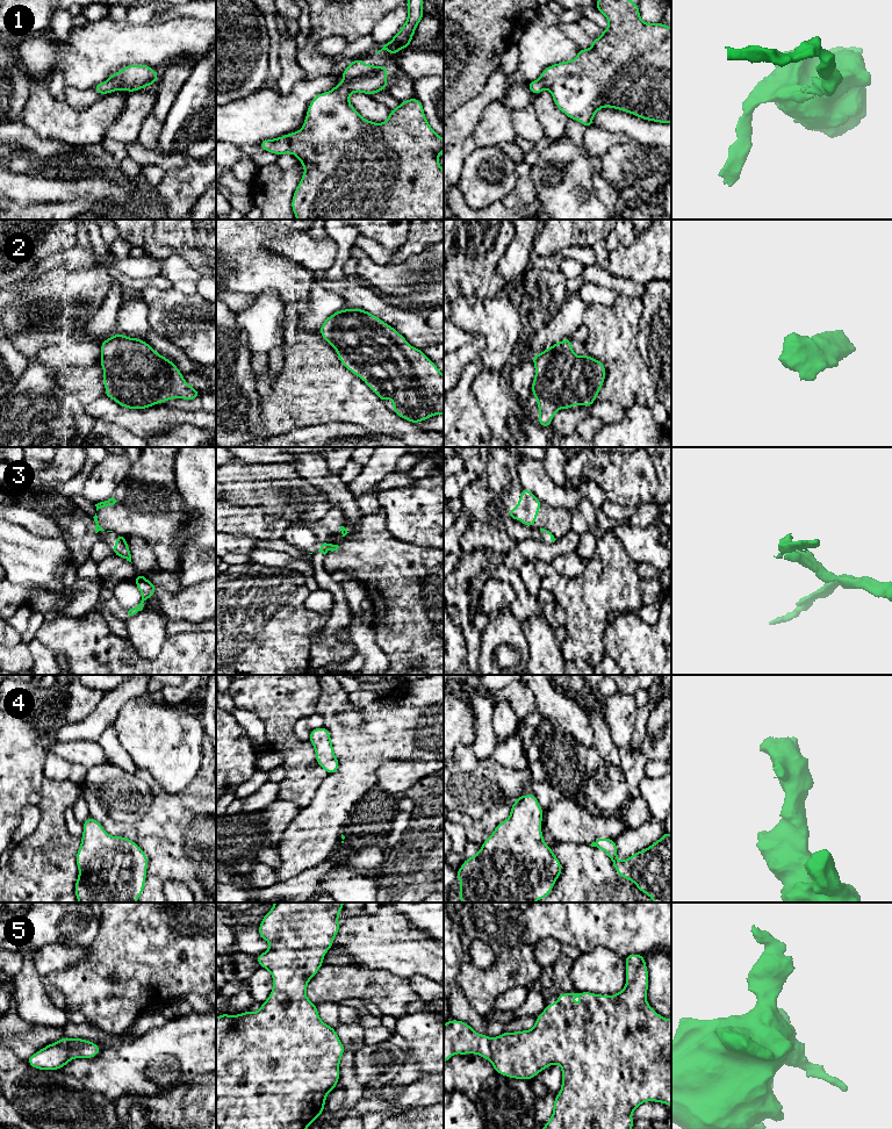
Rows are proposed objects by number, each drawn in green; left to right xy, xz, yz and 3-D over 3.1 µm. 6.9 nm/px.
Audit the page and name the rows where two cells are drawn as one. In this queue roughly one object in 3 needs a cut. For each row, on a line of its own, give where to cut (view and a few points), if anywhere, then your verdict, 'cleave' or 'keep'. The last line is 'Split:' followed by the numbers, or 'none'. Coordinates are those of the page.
1: cut none; keep
2: cut none; keep
3: cut xy (95, 525), (102, 530); cleave
4: cut none; keep
5: cut none; keep
Split: 3

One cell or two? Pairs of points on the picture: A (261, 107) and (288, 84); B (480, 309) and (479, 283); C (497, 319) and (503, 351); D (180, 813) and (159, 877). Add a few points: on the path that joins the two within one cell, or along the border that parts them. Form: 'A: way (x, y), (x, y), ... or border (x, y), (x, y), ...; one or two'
A: border (303, 79), (286, 94), (280, 94), (275, 90); two
B: border (486, 297), (459, 296), (455, 300); two
C: way (500, 328), (500, 343); one
D: way (180, 829), (180, 846), (167, 861); one

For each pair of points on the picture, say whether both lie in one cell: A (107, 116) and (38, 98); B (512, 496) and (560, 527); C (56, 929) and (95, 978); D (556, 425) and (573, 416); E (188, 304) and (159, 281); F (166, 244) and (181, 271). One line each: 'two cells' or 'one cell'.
A: one cell
B: one cell
C: two cells
D: one cell
E: two cells
F: two cells

